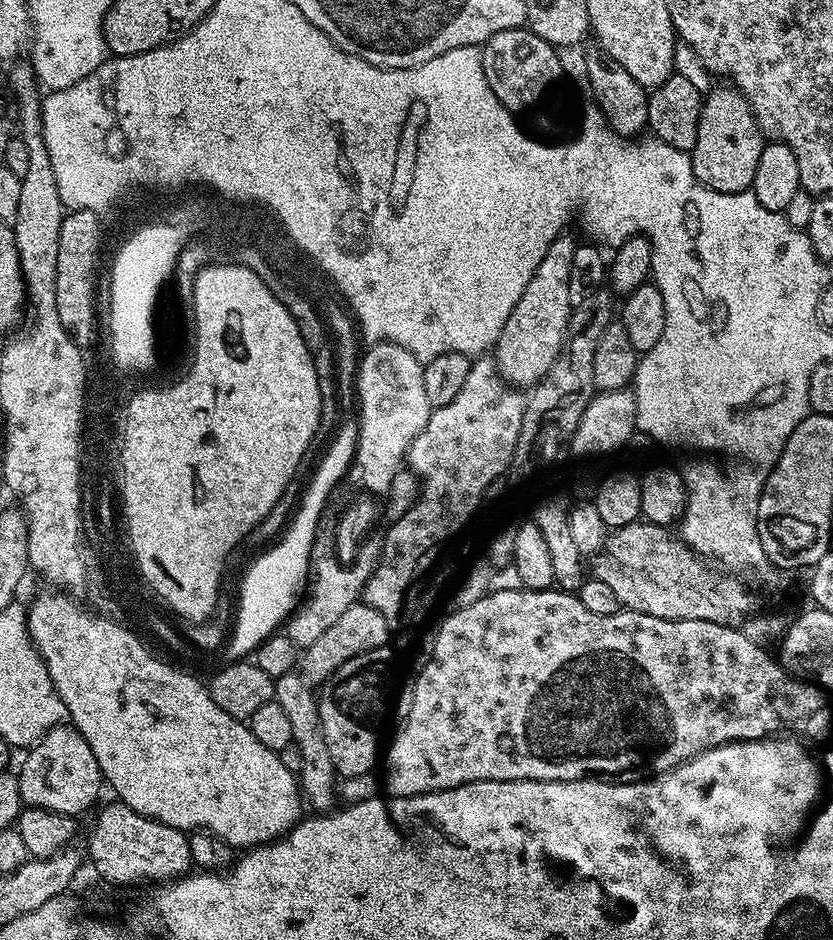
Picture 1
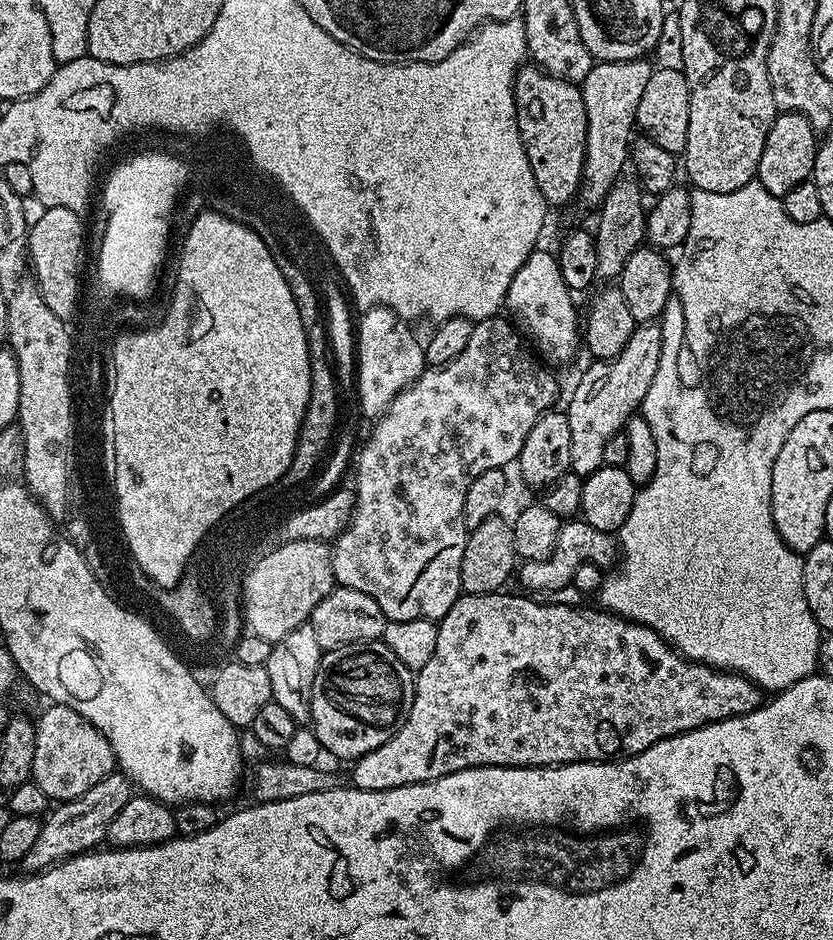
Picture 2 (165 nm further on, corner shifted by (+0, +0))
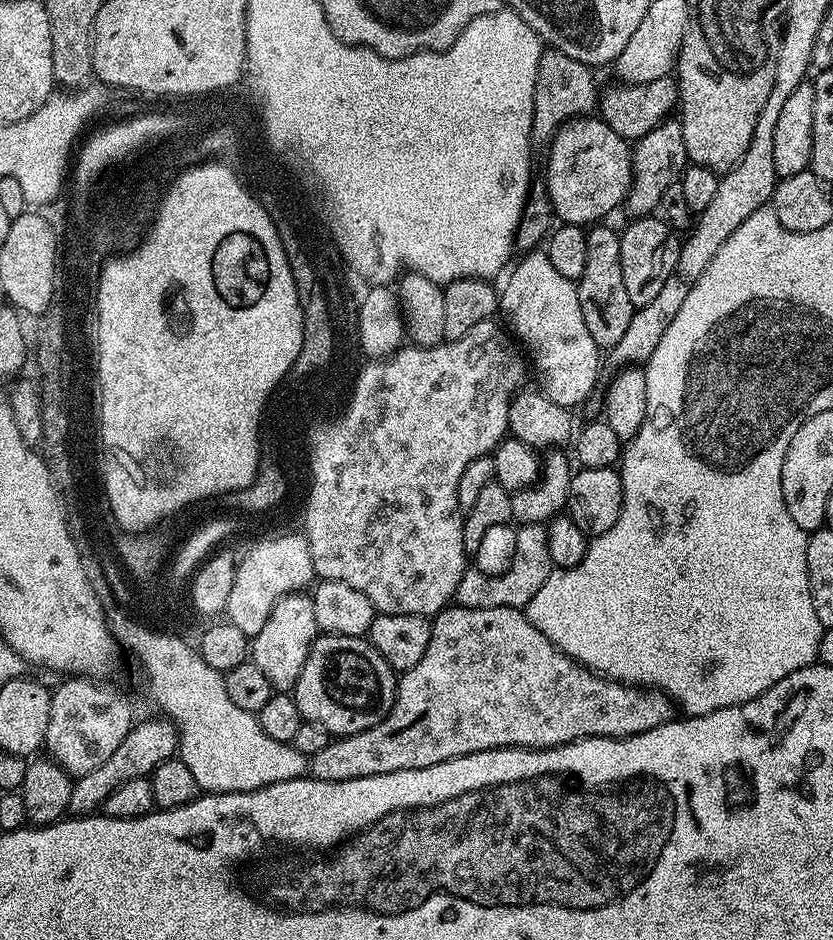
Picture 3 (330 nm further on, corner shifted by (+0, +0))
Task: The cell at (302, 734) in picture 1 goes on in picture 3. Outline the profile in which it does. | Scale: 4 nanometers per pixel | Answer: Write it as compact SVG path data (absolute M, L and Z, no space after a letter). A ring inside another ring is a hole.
M291 592L289 596L284 596L276 603L274 610L270 610L270 618L266 618L266 626L262 626L262 630L258 630L258 634L251 637L250 660L262 670L275 691L291 693L298 682L298 674L302 674L302 666L306 666L306 658L317 635L314 602L311 595L304 592Z

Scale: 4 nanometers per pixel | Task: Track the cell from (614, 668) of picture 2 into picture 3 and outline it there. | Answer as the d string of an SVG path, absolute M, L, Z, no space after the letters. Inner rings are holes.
M449 606L443 612L437 612L432 620L432 637L430 646L426 646L426 654L409 672L399 677L396 685L396 701L386 714L386 718L378 726L370 730L362 730L353 736L334 738L318 754L311 757L310 776L313 780L325 780L326 782L346 782L354 778L370 778L378 774L390 774L398 770L414 770L434 766L438 762L446 762L450 758L458 758L466 754L474 754L491 748L557 748L563 744L569 744L575 740L585 740L588 736L637 736L646 730L654 730L659 724L673 719L674 704L662 692L639 686L619 684L616 680L610 680L606 676L598 676L585 668L576 660L571 660L560 649L553 646L550 638L538 630L528 621L527 615L518 608L462 608Z

